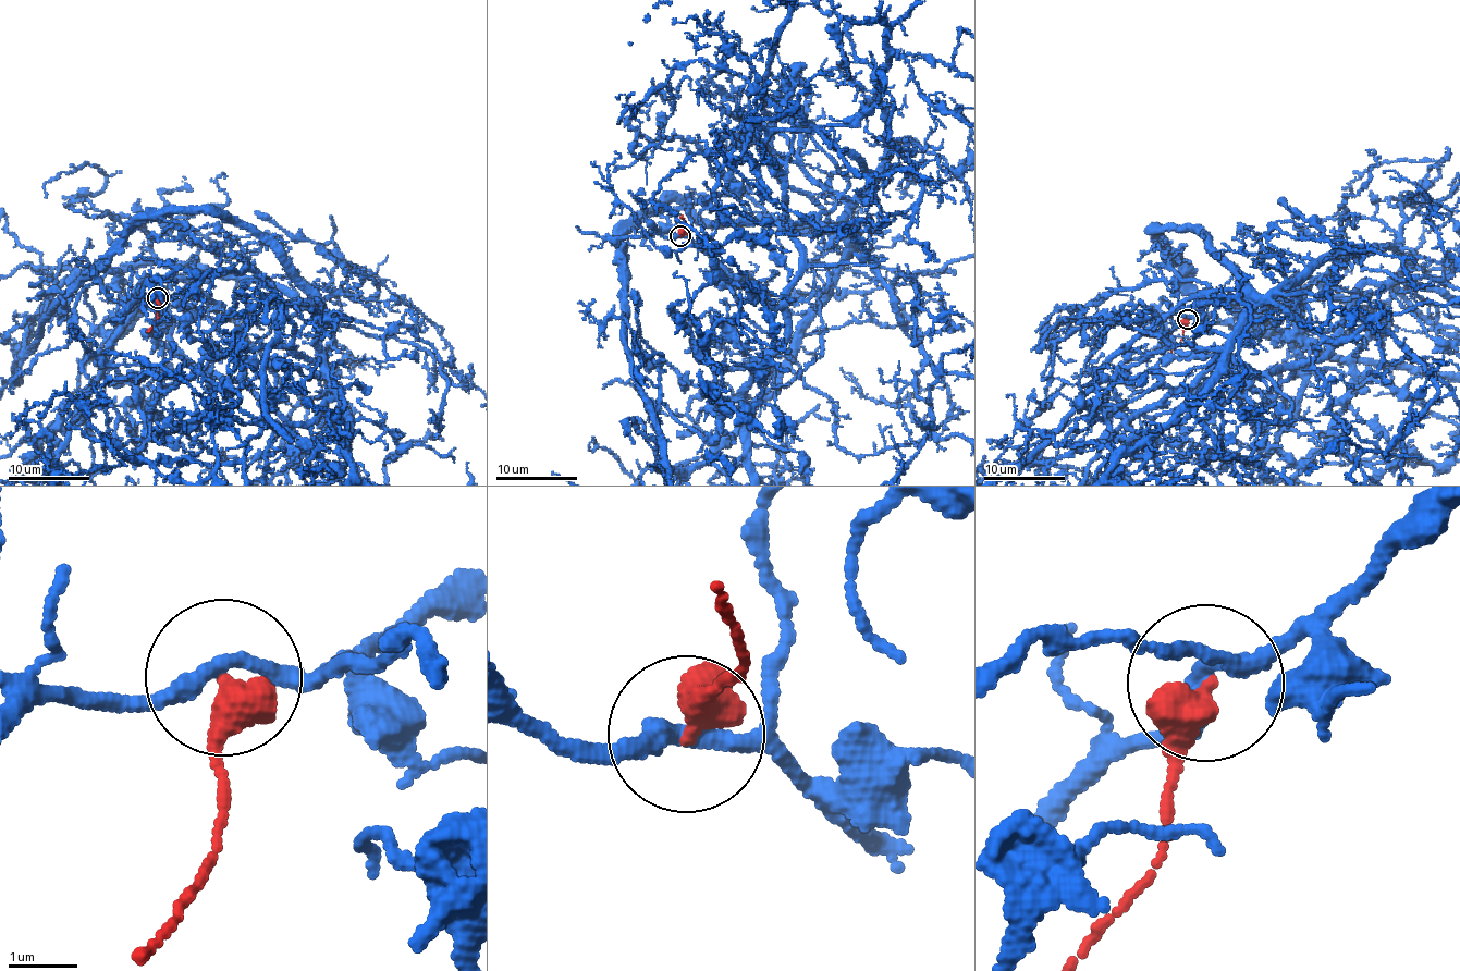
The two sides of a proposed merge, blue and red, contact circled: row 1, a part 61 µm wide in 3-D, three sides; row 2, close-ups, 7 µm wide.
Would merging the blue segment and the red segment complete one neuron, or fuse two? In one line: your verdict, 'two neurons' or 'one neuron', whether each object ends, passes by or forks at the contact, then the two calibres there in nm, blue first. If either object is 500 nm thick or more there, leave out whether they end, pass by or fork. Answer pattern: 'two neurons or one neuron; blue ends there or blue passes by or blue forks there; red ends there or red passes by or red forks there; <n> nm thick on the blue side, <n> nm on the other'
two neurons; 240 nm thick on the blue side, 550 nm on the other

